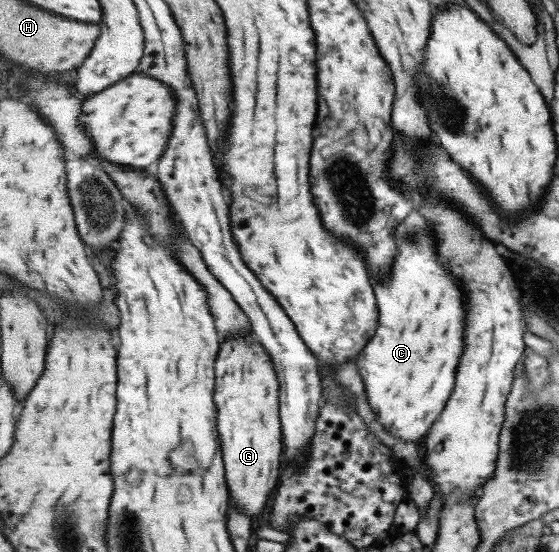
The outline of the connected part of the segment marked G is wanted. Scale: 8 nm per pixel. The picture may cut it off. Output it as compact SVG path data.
M254 333L230 336L224 344L220 340L220 353L214 363L217 373L217 387L214 387L214 403L217 403L218 430L221 433L223 455L225 457L226 481L230 488L231 507L254 517L260 515L278 483L284 455L284 435L281 420L281 385L278 372L270 352Z

